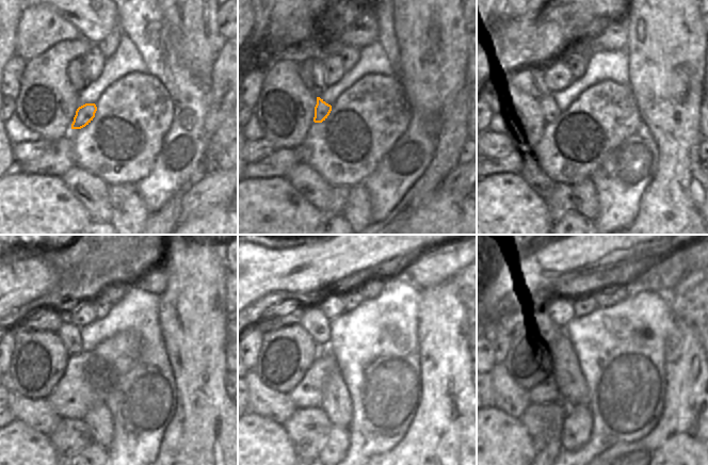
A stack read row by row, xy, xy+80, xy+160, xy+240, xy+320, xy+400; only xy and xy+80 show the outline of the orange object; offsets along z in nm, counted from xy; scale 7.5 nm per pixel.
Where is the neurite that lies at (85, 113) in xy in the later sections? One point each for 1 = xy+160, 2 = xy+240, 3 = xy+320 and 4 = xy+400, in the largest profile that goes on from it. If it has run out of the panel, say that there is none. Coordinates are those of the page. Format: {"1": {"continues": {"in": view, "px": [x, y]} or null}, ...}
{"1": {"continues": {"in": "xy+160", "px": [551, 111]}}, "2": {"continues": {"in": "xy+240", "px": [69, 334]}}, "3": {"continues": {"in": "xy+320", "px": [314, 321]}}, "4": {"continues": {"in": "xy+400", "px": [547, 315]}}}

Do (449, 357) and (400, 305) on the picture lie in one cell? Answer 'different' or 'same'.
different

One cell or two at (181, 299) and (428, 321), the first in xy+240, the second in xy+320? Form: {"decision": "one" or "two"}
{"decision": "one"}

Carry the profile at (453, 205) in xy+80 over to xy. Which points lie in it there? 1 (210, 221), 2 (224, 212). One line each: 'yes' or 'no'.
1: yes
2: yes

